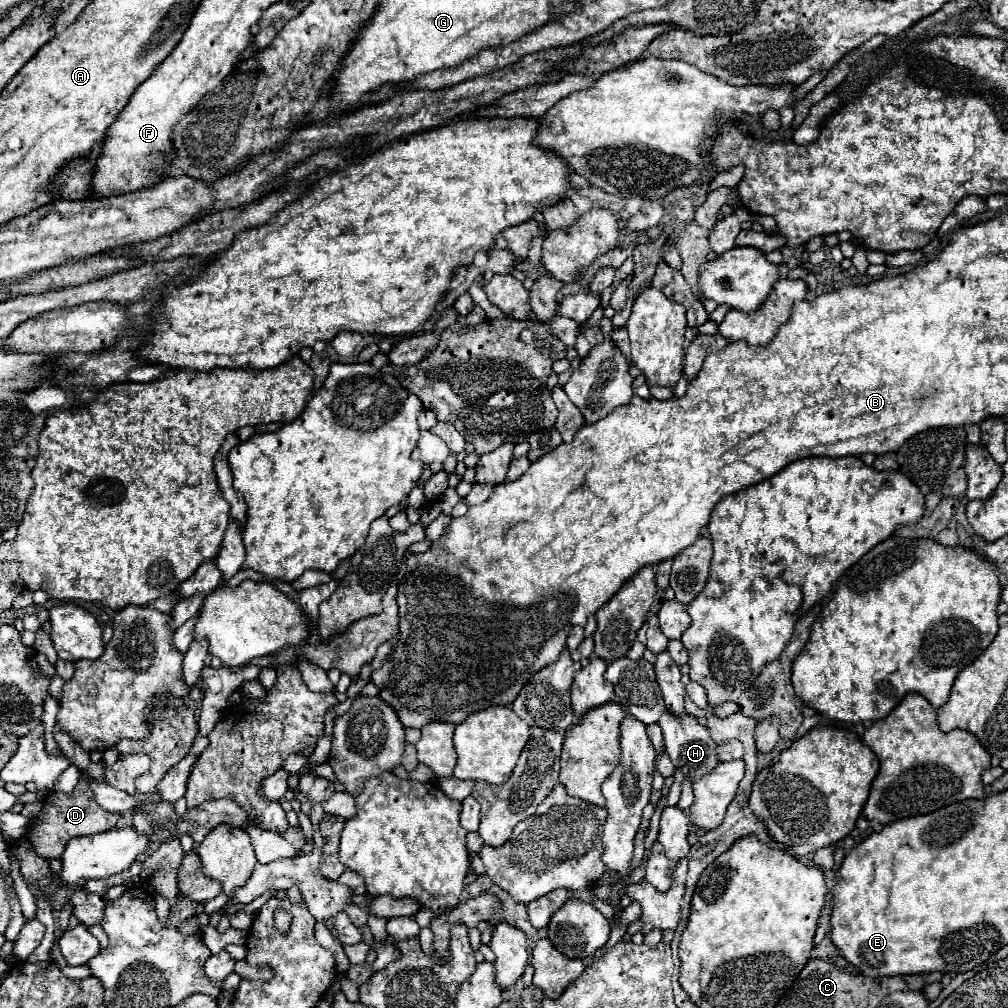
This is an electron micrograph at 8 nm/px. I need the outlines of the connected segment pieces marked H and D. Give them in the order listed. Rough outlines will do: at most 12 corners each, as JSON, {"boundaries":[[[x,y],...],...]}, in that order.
{"boundaries":[[[660,716],[666,754],[694,784],[720,764],[694,716]],[[82,774],[70,794],[48,792],[28,842],[60,858],[70,838],[108,832],[120,814],[98,806]]]}

